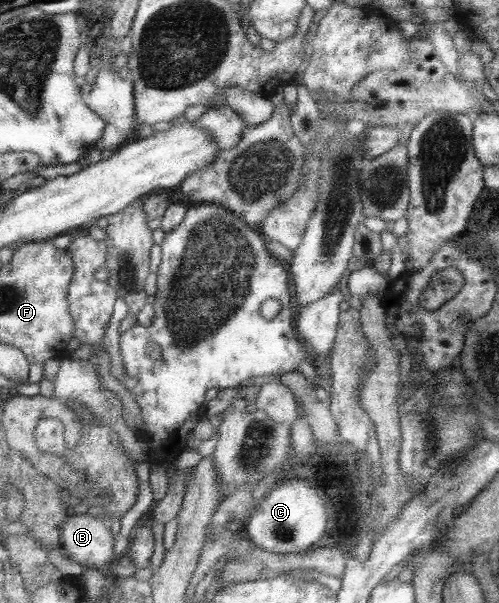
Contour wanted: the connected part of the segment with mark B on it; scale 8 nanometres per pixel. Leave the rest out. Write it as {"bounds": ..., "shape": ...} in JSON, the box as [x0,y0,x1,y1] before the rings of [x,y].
{"bounds":[62,515,114,568],"shape":[[[70,515],[62,526],[62,551],[85,567],[100,568],[114,558],[114,534],[101,516]]]}

